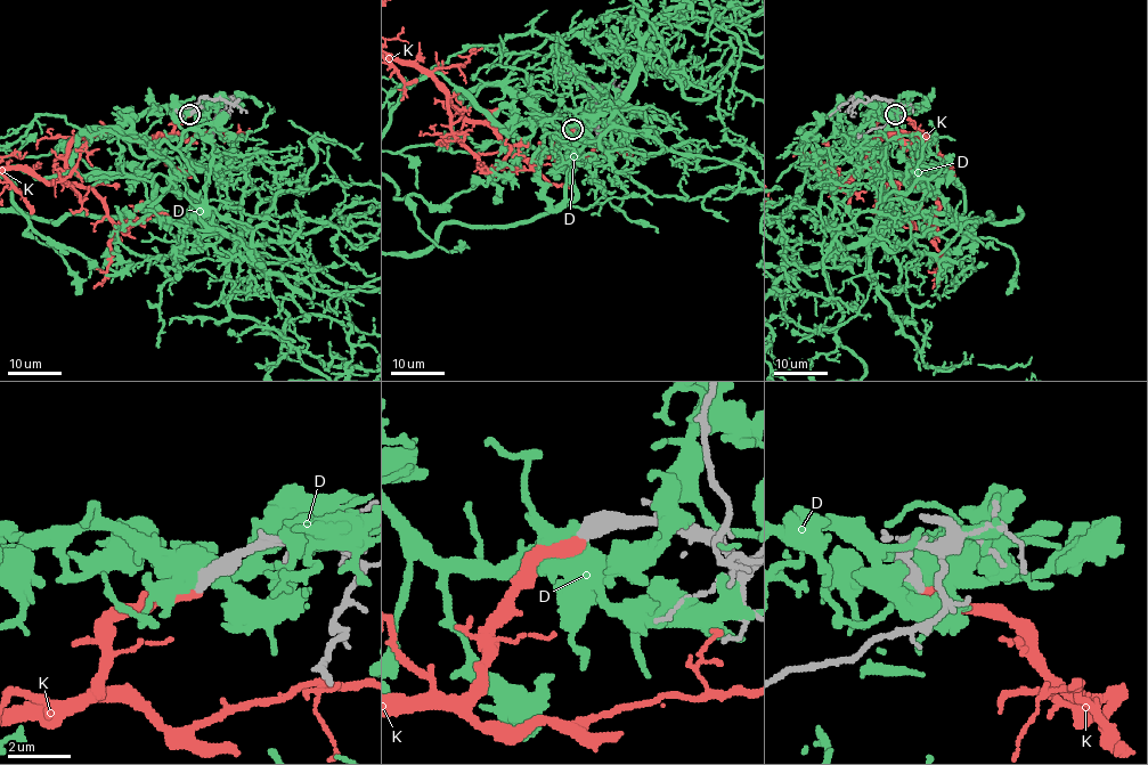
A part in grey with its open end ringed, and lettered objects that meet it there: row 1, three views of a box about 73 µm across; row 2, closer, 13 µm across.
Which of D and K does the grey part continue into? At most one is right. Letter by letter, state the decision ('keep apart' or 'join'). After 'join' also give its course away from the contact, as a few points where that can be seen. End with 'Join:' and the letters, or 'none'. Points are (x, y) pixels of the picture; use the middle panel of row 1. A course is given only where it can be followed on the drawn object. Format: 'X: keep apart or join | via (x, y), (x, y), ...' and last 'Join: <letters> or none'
D: keep apart
K: join
Join: K

